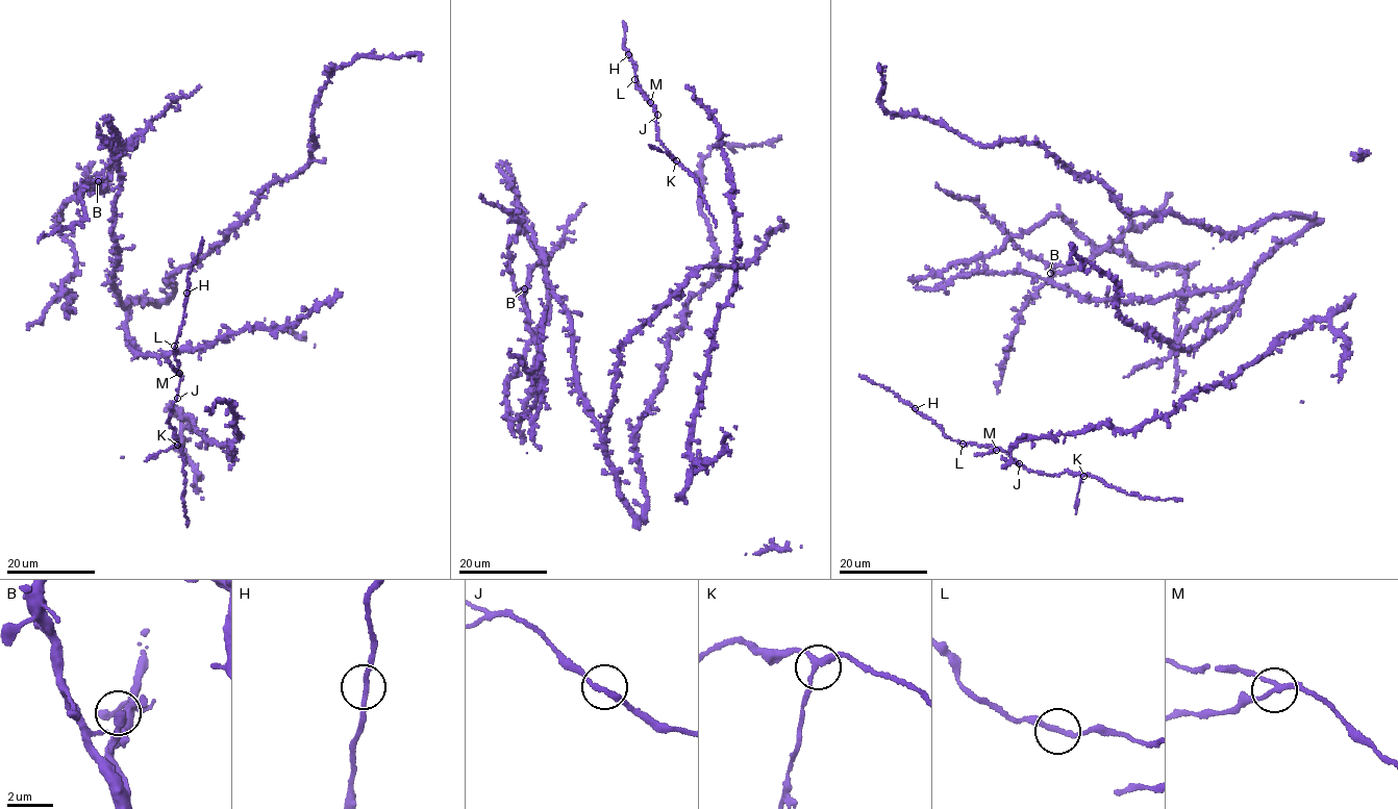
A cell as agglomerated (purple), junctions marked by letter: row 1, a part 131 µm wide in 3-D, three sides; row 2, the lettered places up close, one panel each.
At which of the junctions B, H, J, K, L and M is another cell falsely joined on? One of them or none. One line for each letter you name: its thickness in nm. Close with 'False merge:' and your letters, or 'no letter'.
M: calibre 180 nm
False merge: M

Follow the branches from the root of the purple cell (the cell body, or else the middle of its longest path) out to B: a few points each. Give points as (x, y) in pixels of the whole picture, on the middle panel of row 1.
B: (599, 432), (579, 385), (570, 311), (548, 281), (545, 256), (524, 223), (541, 258), (524, 288)

